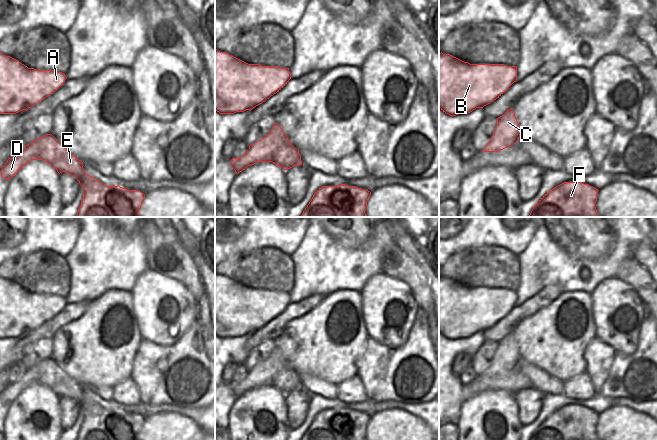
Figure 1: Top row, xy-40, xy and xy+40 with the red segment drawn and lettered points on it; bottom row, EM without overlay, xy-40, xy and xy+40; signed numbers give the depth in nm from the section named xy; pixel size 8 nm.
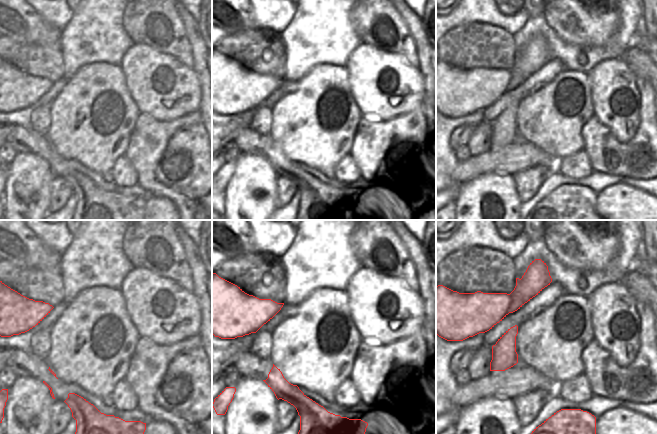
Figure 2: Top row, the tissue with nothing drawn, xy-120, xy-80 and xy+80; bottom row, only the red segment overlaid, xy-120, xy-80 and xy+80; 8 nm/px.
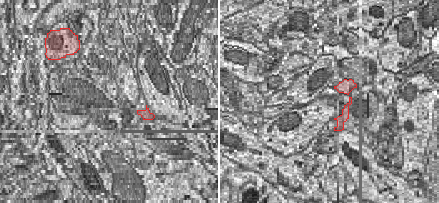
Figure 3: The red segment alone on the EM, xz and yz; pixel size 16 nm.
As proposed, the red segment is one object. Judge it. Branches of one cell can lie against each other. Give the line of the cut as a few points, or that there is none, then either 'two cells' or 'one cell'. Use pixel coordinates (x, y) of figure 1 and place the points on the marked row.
xy-40 (52, 135), (46, 136), (41, 141), (41, 159) | two cells

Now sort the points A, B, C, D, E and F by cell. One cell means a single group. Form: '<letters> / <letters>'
A B C D / E F

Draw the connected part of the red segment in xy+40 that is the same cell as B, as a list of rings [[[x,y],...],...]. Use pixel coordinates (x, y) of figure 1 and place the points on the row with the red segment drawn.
[[[439,54],[439,108],[450,116],[468,114],[499,98],[517,81],[517,66],[470,64],[450,54]]]

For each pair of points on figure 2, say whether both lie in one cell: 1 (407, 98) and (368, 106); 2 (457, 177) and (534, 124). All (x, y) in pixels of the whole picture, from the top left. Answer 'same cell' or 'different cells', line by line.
1: same cell
2: different cells

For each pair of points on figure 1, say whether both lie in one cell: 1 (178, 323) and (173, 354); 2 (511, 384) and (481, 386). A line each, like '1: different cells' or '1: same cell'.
1: different cells
2: same cell

